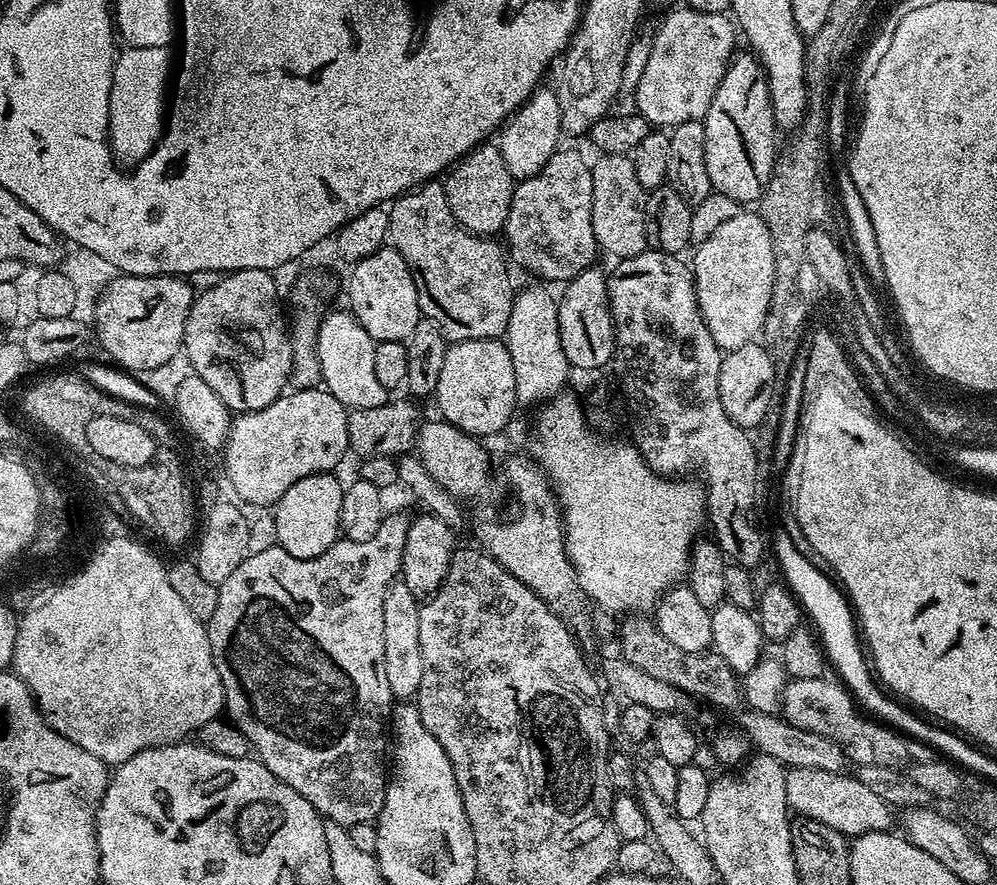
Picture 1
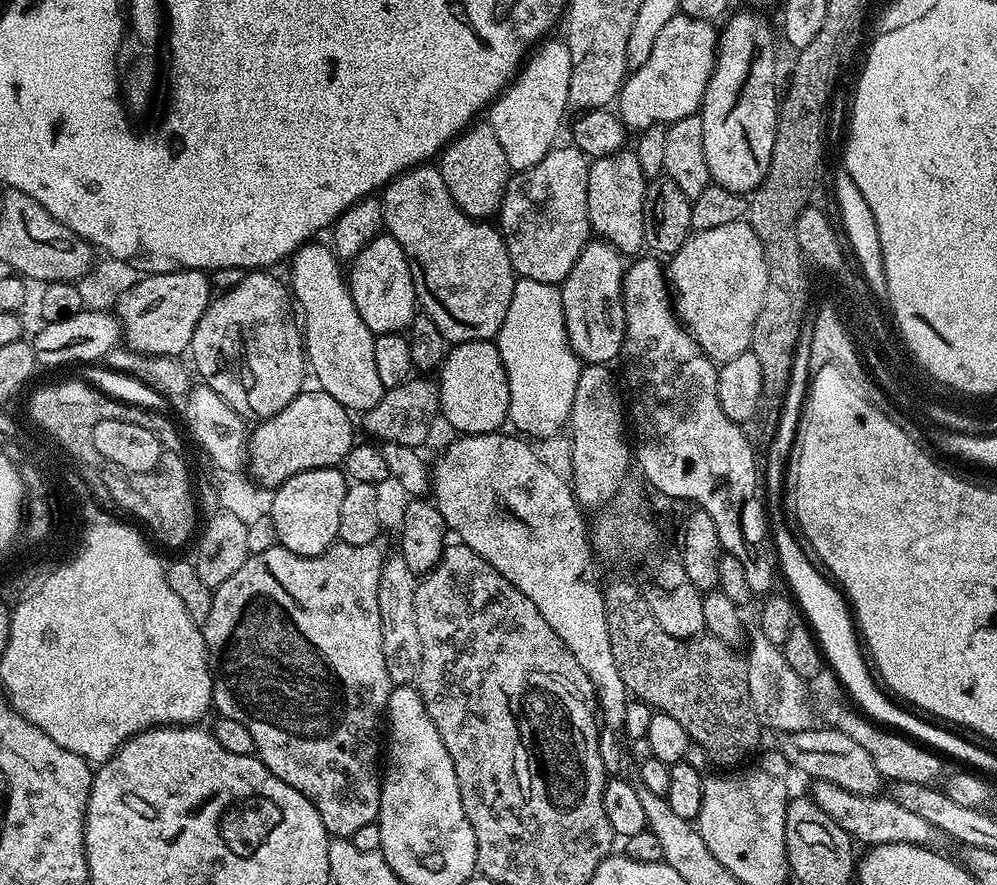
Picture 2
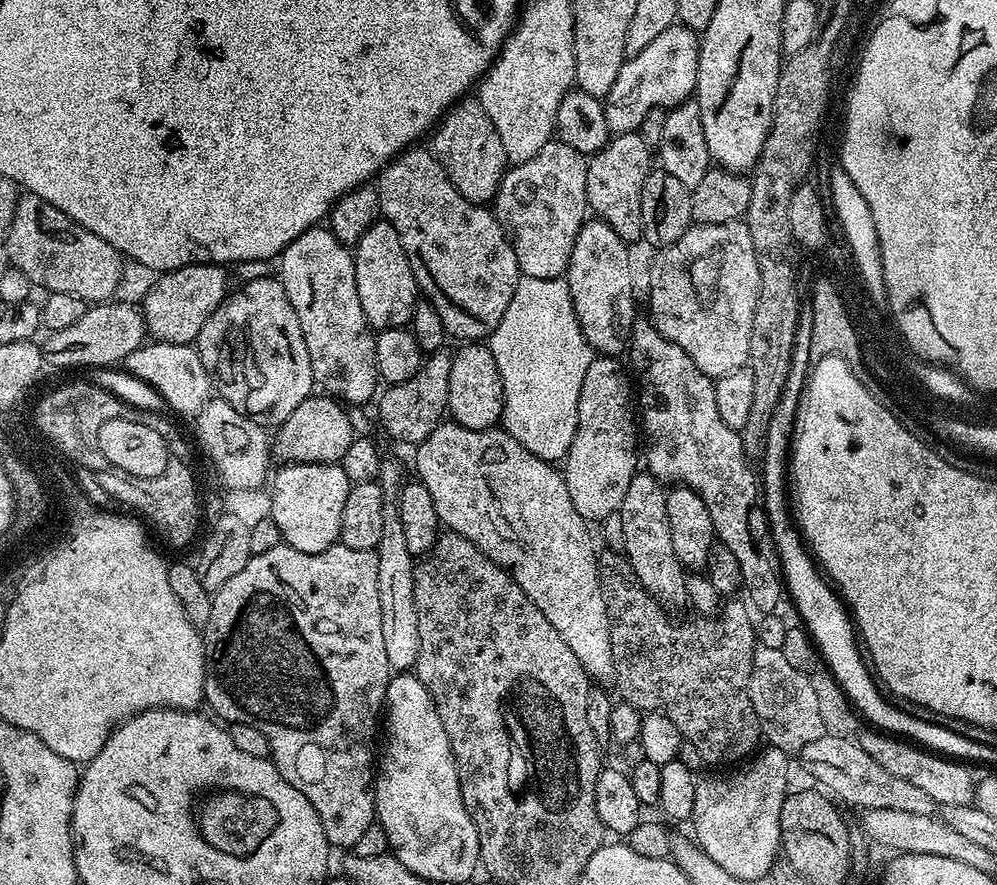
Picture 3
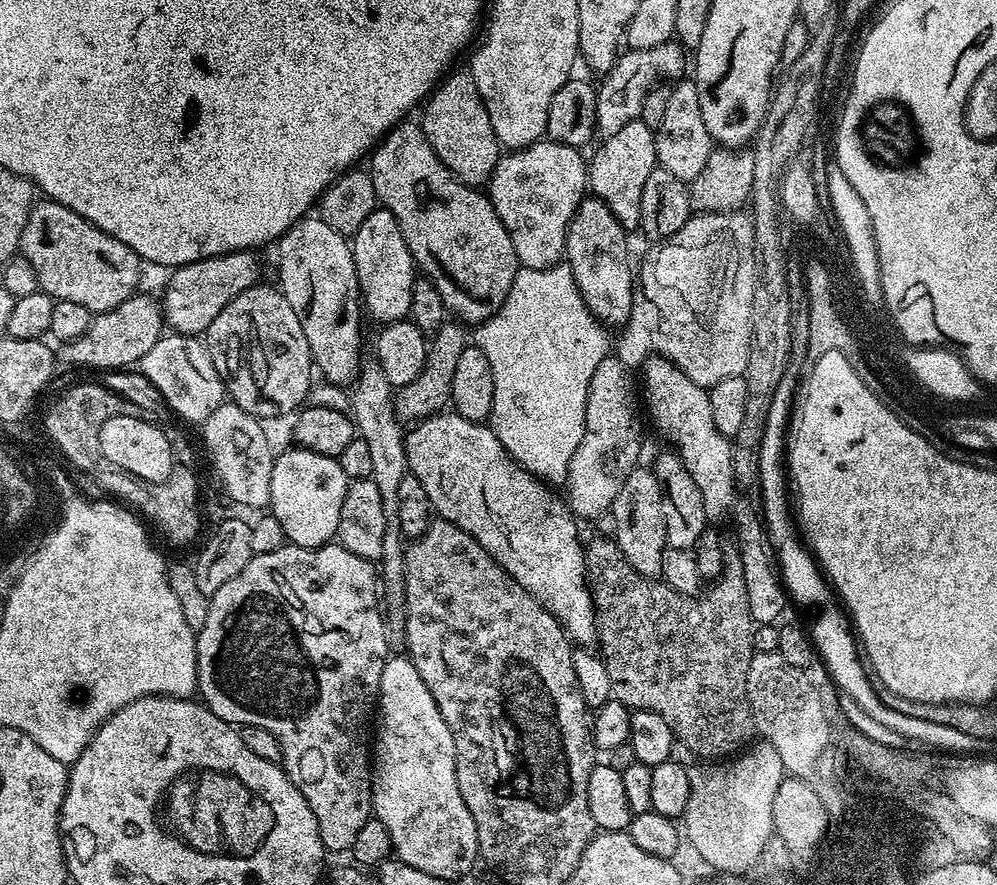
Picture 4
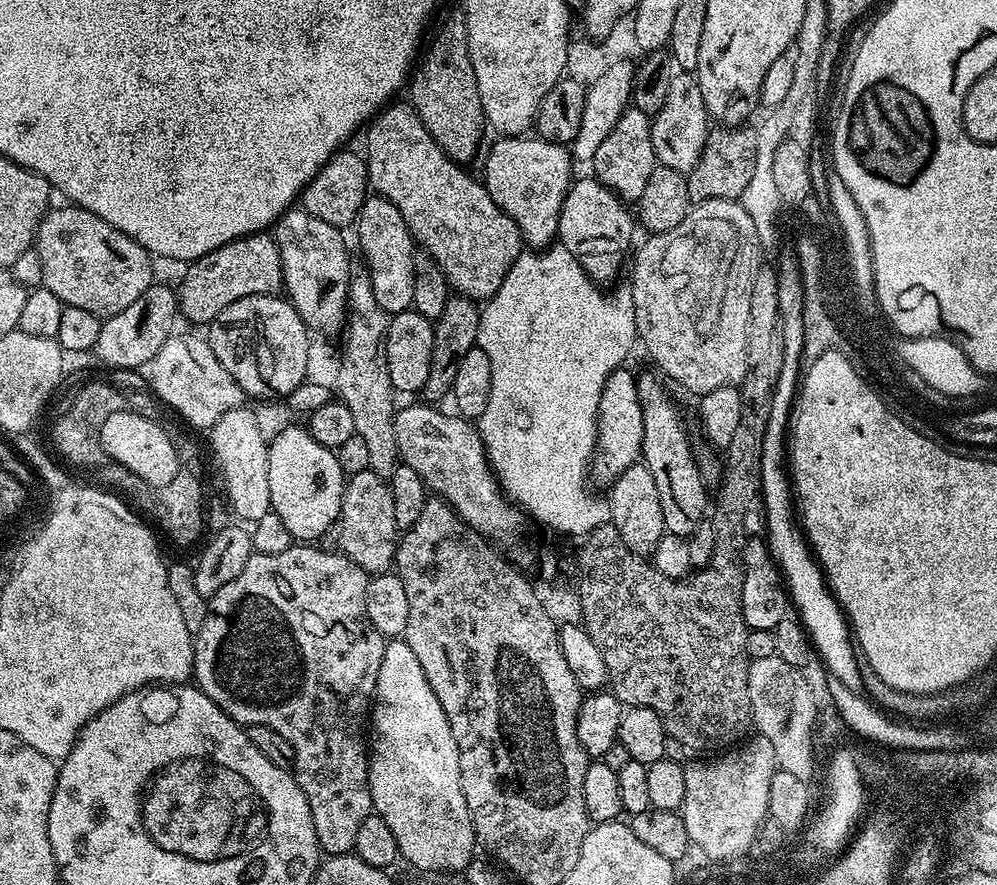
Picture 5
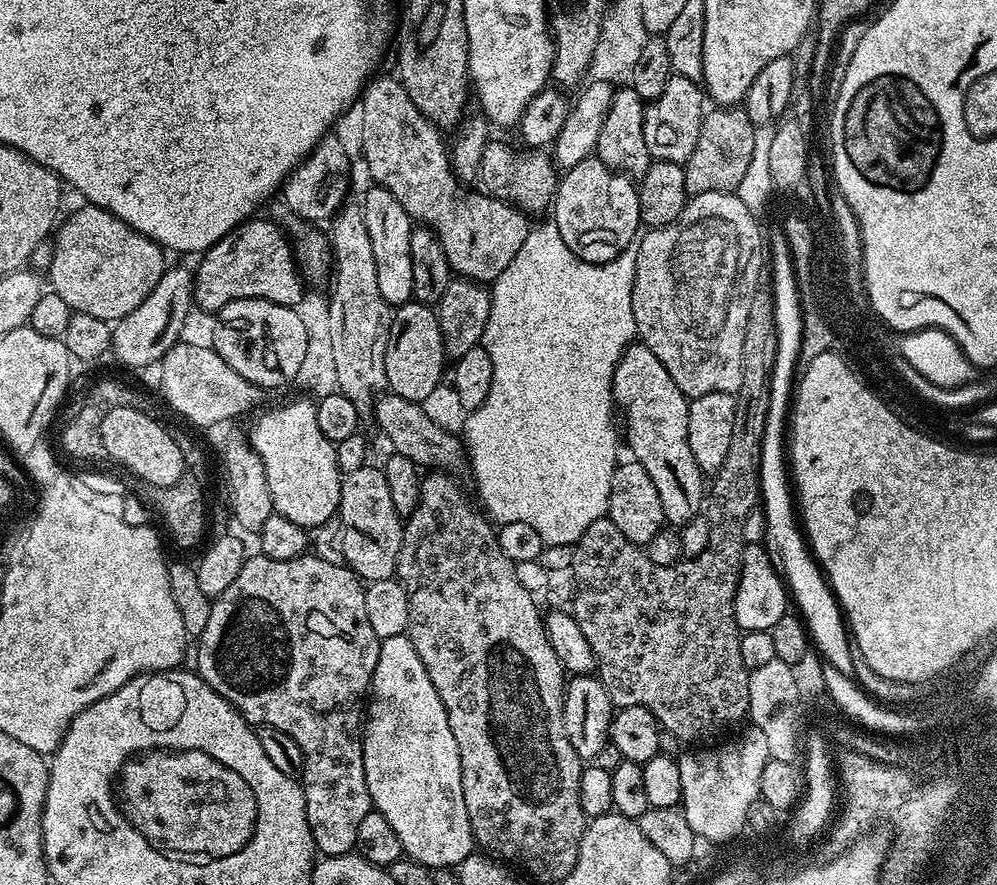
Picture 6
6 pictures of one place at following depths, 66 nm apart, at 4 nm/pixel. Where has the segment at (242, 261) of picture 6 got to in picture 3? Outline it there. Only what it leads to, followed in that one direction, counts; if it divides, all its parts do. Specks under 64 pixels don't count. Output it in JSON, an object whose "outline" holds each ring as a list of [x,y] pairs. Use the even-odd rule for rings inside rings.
{"outline":[[[188,264],[185,268],[163,273],[157,279],[160,281],[145,294],[142,303],[147,335],[153,341],[191,345],[198,338],[202,326],[206,326],[206,318],[210,318],[210,314],[214,314],[214,310],[218,310],[218,306],[229,295],[228,276],[224,272],[227,271],[219,264]]]}

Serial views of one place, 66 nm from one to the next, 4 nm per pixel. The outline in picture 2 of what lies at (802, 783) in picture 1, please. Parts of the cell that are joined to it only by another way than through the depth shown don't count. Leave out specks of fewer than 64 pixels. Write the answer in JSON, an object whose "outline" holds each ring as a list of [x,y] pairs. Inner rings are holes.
{"outline":[[[816,780],[814,786],[816,786],[814,793],[816,804],[822,810],[826,810],[826,814],[830,814],[830,818],[834,818],[834,822],[838,822],[838,826],[842,826],[842,830],[846,830],[853,841],[860,843],[861,840],[864,846],[917,844],[919,848],[935,849],[939,845],[936,843],[942,839],[942,832],[931,825],[926,818],[906,810],[887,795],[863,796],[824,780]]]}

